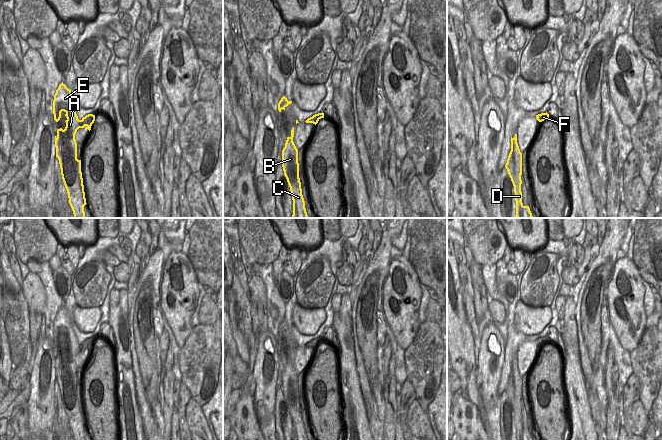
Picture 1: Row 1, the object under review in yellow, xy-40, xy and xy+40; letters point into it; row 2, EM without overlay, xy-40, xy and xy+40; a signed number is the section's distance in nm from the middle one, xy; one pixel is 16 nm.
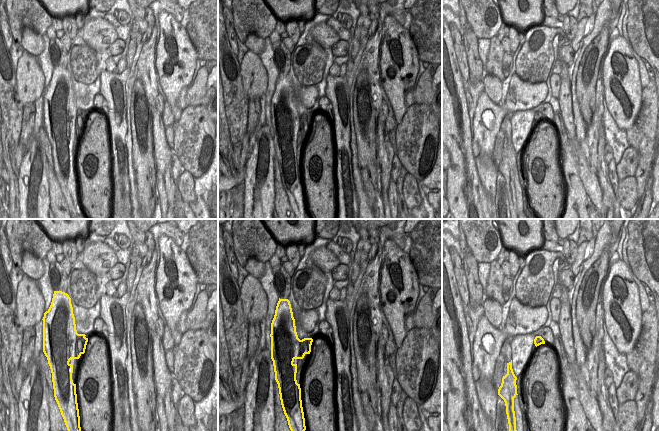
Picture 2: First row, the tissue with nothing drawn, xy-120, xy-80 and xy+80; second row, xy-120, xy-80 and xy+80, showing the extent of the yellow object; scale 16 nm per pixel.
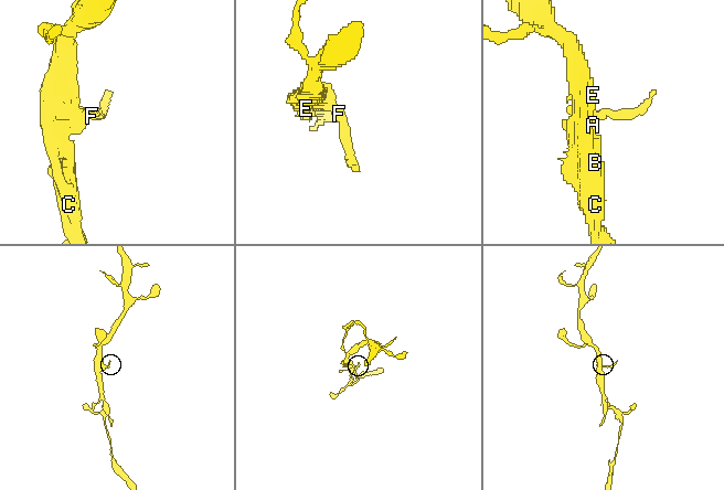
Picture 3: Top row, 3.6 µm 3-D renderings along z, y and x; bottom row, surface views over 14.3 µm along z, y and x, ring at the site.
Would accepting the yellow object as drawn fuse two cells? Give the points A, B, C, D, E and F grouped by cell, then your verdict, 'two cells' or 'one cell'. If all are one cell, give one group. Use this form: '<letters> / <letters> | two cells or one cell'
A B C E F / D | two cells

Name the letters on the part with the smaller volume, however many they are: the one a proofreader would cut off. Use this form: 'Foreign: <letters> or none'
Foreign: D

